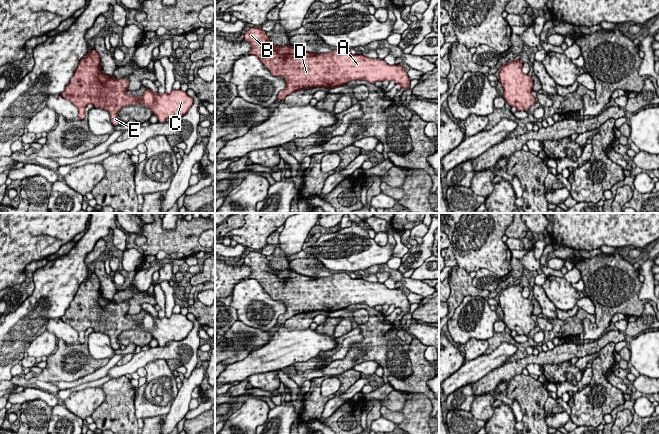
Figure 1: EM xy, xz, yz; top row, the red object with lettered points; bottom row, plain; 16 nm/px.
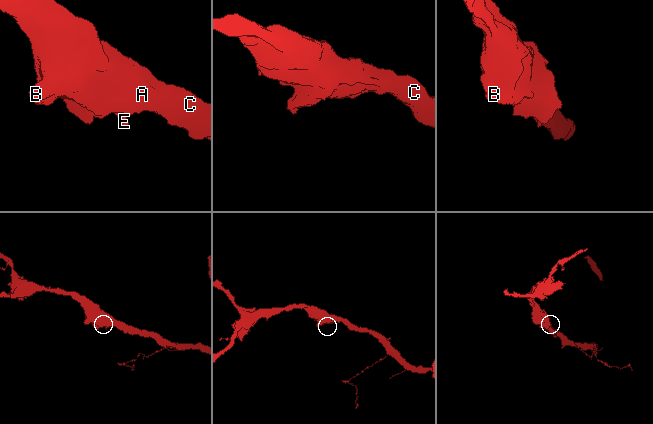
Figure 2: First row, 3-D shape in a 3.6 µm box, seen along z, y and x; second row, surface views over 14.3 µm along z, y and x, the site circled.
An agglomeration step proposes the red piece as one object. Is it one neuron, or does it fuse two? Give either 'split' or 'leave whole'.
leave whole

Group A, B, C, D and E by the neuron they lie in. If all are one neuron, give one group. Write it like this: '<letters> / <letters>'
A B C D E

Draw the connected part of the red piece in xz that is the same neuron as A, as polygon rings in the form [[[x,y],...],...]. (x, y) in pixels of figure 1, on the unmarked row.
[[[260,251],[249,252],[244,264],[251,268],[250,279],[255,279],[273,300],[286,303],[286,311],[278,317],[284,324],[291,317],[312,311],[331,313],[350,305],[394,305],[401,312],[410,311],[407,295],[400,289],[388,289],[381,283],[363,278],[352,279],[347,273],[335,273],[330,277],[315,278],[299,274],[291,269],[276,270]]]

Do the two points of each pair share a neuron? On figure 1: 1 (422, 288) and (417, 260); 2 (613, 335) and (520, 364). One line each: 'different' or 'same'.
1: different
2: same

